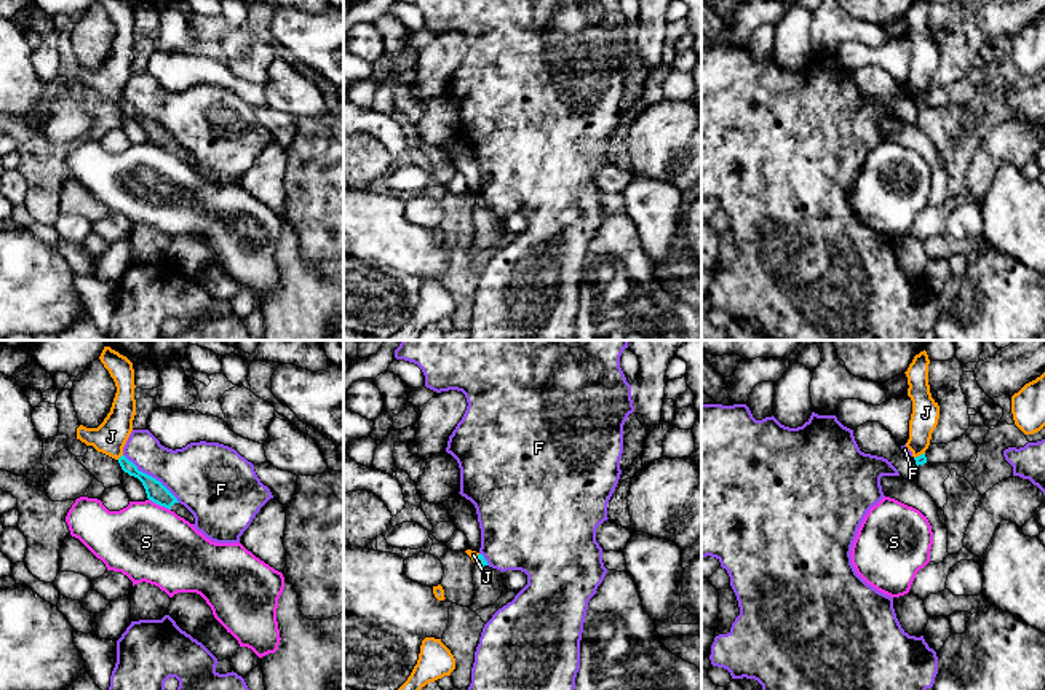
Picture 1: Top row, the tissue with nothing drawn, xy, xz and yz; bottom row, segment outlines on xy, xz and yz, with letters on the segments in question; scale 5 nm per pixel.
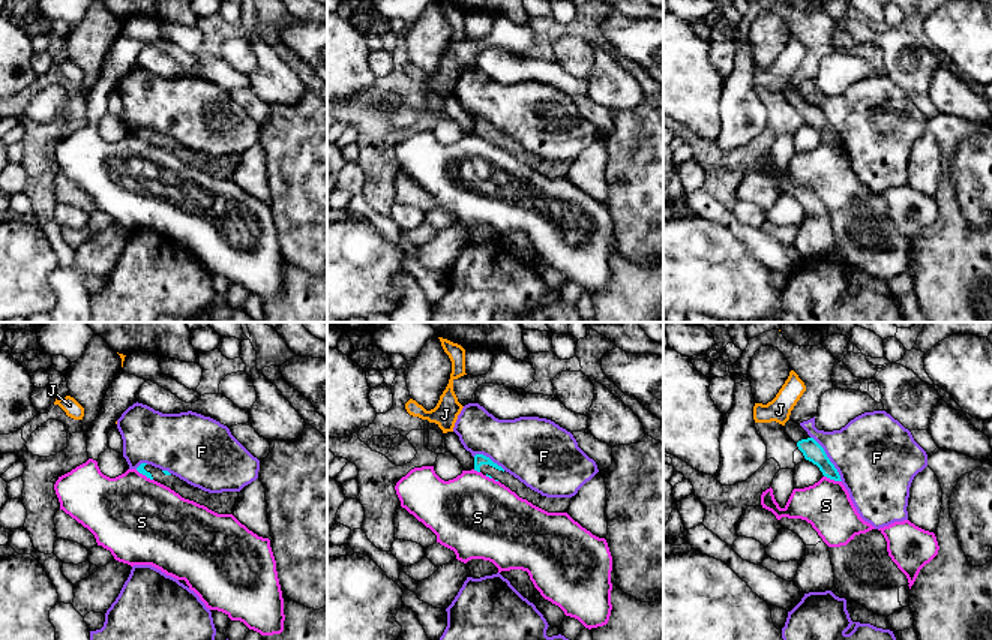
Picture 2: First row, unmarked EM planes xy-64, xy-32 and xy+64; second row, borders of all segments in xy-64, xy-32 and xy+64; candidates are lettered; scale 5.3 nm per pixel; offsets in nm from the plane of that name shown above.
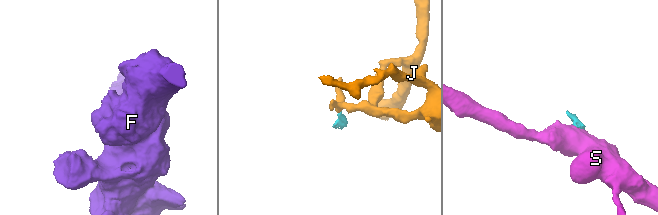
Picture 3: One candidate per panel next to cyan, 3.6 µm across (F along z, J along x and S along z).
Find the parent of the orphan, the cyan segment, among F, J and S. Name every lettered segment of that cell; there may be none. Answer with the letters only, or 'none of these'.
none of these

